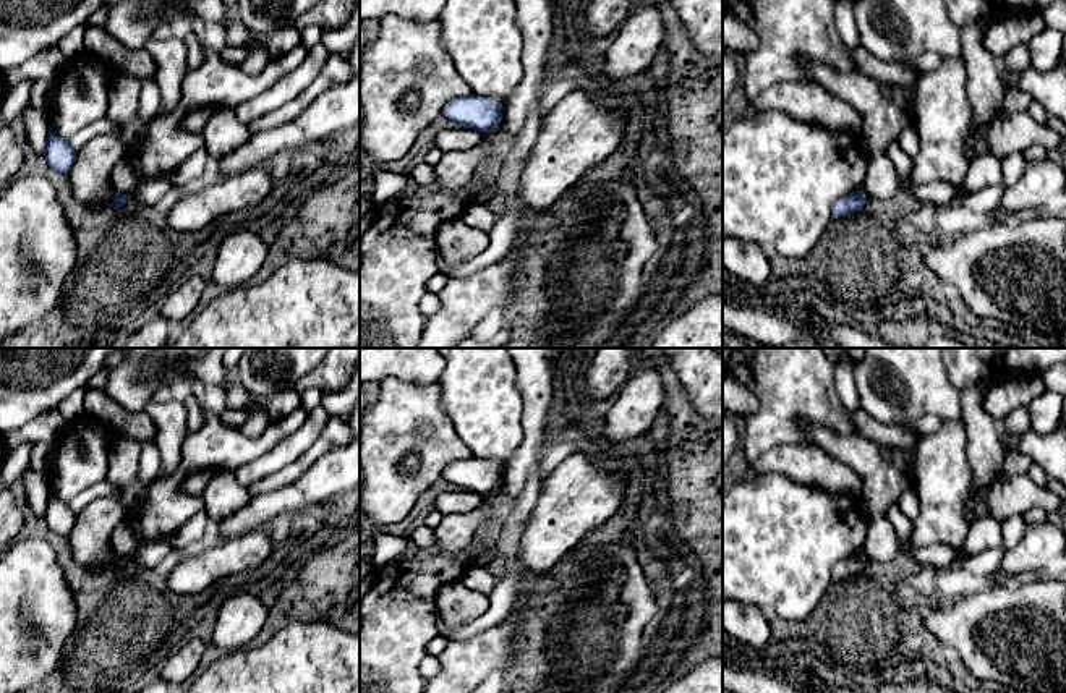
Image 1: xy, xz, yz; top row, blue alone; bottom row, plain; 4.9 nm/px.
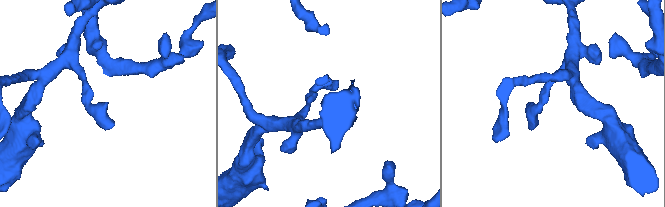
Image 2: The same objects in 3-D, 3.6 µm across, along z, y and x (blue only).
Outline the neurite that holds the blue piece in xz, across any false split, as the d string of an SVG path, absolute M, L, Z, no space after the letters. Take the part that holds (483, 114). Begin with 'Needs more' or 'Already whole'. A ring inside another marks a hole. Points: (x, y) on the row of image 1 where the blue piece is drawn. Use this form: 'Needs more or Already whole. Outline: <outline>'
Already whole. Outline: M463 96L452 100L444 108L442 117L463 128L486 133L499 128L502 121L502 104L491 97Z

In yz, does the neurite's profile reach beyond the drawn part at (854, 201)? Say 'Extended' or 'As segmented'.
As segmented

